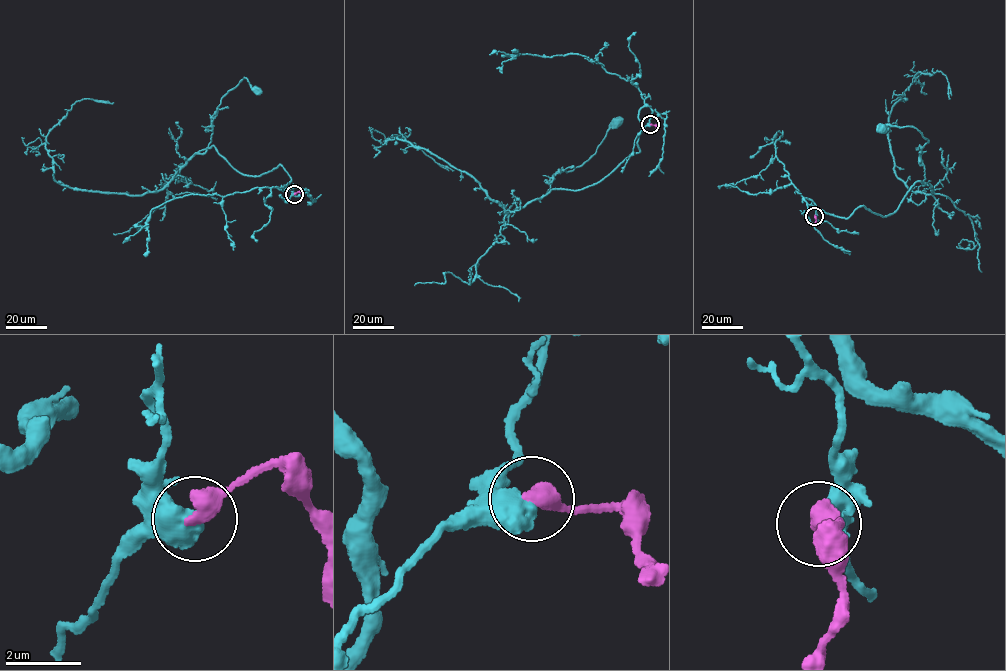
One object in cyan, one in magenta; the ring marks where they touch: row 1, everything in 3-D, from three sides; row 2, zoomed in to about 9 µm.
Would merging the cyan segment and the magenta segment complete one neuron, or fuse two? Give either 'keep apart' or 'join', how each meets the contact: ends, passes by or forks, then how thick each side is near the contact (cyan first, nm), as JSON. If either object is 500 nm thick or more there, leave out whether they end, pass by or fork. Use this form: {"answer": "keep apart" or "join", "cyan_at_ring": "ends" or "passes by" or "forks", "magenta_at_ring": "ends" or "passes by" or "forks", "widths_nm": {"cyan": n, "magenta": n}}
{"answer": "keep apart", "widths_nm": {"cyan": 500, "magenta": 550}}

